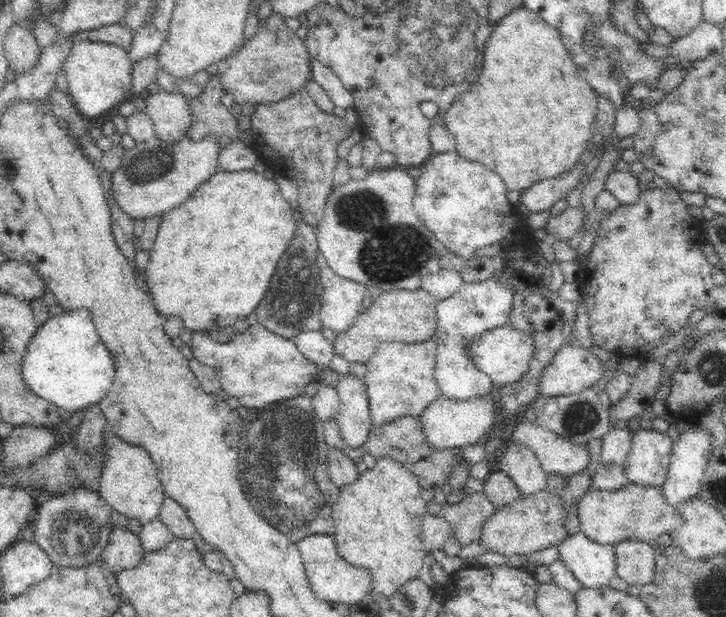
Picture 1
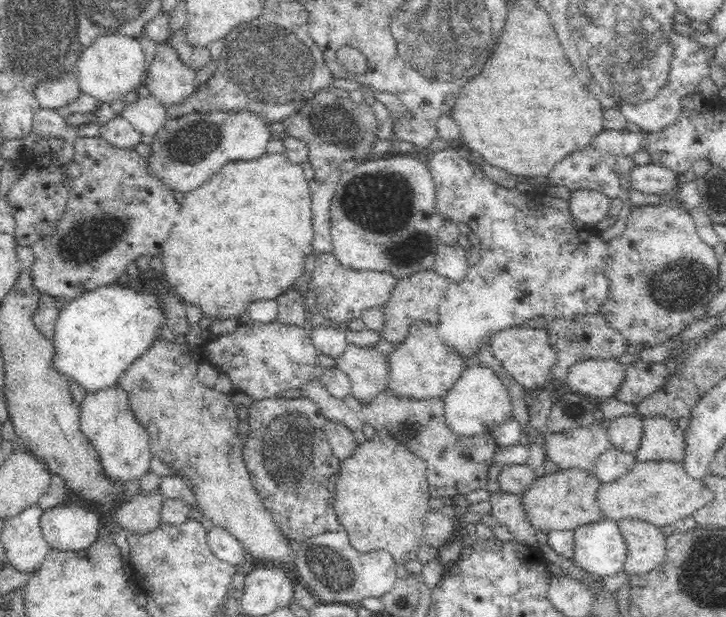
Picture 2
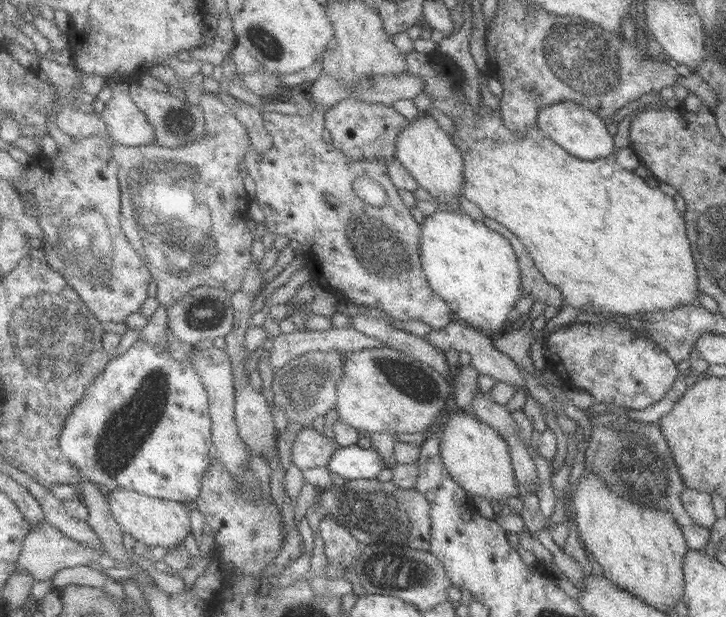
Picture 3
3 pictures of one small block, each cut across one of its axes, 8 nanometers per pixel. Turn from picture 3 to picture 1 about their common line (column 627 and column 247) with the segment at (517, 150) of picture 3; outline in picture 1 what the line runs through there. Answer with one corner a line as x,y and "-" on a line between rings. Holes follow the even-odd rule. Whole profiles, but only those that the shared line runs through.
253,169
216,171
183,204
164,212
161,219
154,247
148,252
150,259
145,274
149,294
160,315
182,318
182,326
192,332
230,326
254,312
297,230
293,205
282,197
276,180
265,178

